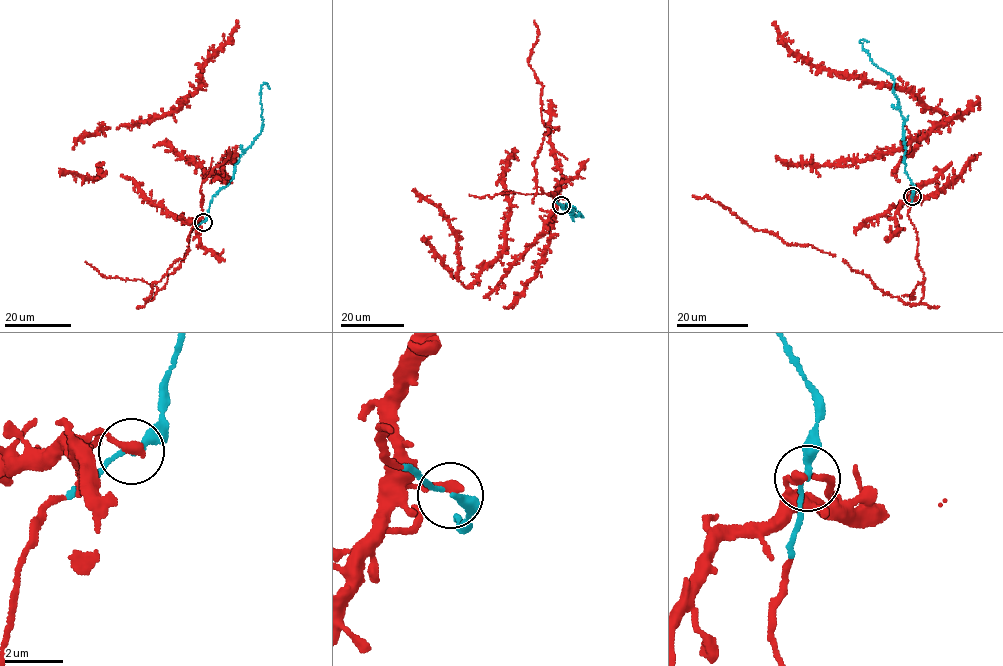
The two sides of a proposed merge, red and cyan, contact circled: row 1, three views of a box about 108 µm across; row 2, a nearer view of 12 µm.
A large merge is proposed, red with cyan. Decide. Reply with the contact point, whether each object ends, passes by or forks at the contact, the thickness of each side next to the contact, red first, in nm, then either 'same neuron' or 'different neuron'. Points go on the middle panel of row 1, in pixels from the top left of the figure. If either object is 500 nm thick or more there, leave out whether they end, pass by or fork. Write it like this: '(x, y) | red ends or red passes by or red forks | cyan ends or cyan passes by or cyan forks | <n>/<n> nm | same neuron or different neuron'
(561, 205) | red ends | cyan passes by | 320/190 nm | same neuron

